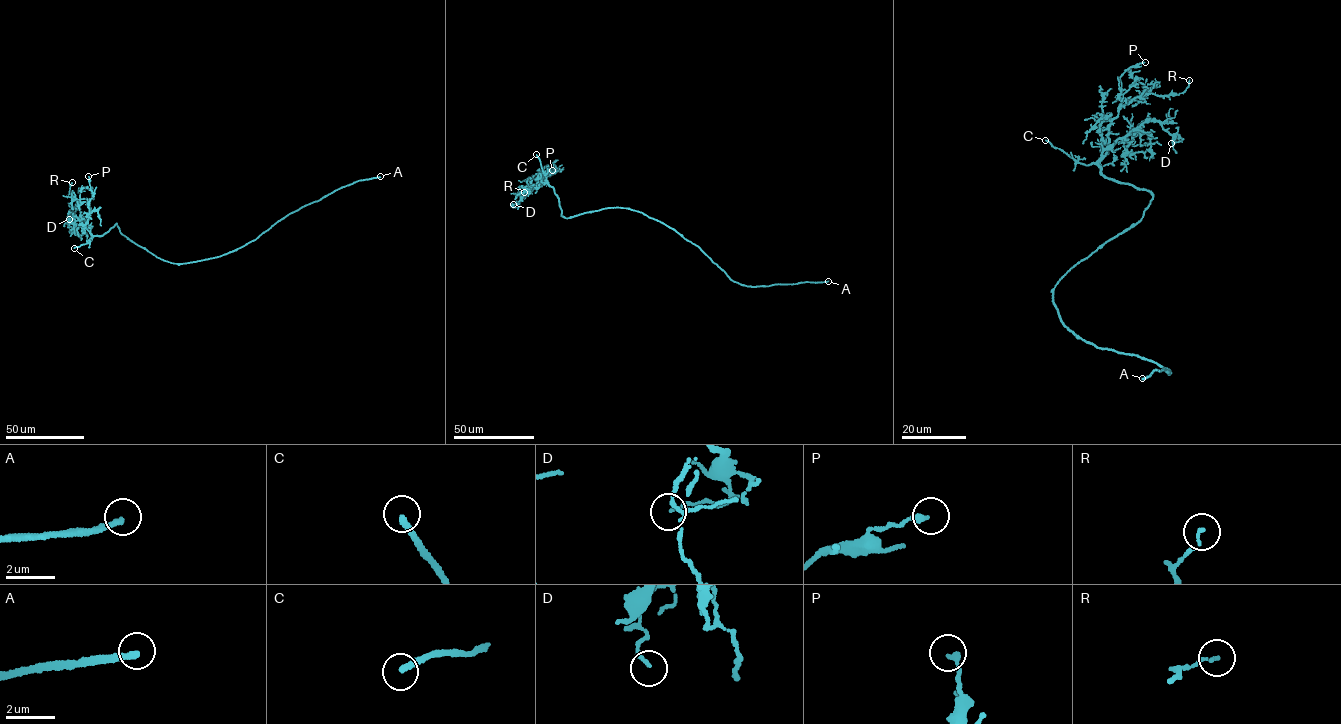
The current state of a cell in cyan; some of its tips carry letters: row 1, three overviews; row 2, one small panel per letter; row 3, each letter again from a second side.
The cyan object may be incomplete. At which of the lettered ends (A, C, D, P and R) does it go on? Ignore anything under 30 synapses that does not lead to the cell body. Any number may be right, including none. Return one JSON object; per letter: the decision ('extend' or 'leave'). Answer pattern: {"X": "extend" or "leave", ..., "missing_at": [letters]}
{"A": "extend", "C": "extend", "D": "leave", "P": "leave", "R": "leave", "missing_at": ["A", "C"]}

